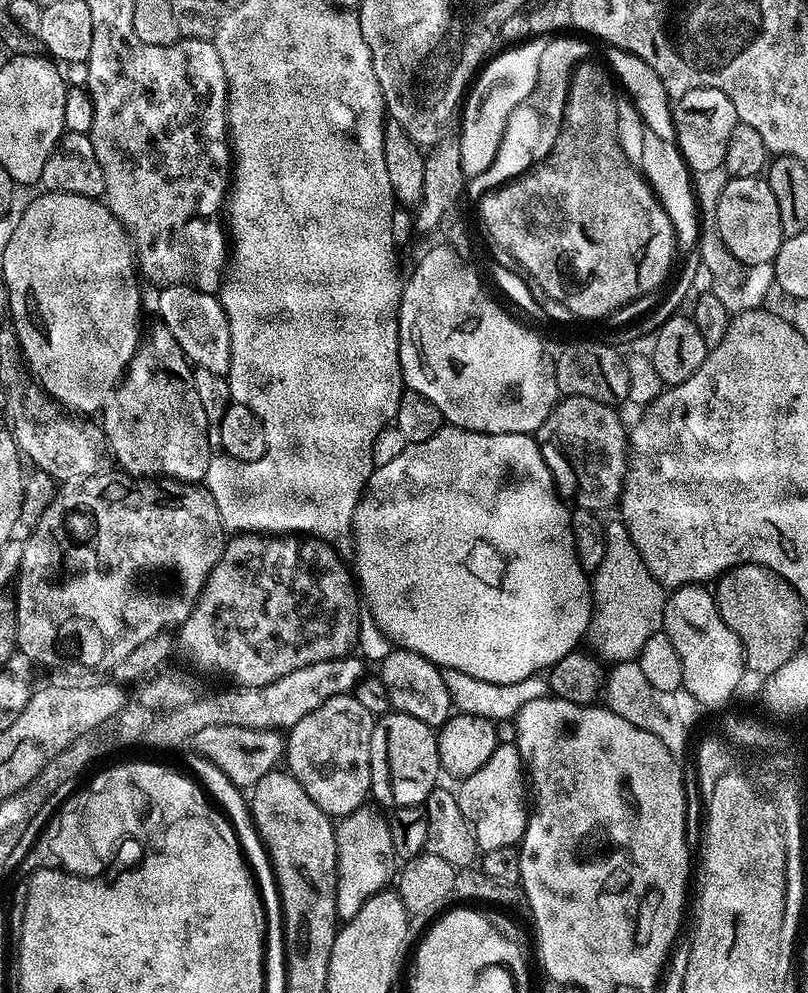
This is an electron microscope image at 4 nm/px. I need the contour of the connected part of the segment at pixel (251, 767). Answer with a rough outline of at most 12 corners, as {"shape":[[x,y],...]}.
{"shape":[[206,726],[190,741],[241,790],[281,763],[271,728]]}

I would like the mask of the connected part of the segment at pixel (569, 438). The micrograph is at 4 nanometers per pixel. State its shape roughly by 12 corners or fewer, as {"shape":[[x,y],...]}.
{"shape":[[565,396],[547,431],[588,512],[615,509],[628,434],[615,407]]}

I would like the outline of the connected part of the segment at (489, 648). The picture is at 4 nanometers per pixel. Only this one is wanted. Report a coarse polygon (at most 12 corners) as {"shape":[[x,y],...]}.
{"shape":[[445,426],[373,467],[363,607],[509,684],[592,585],[532,434]]}

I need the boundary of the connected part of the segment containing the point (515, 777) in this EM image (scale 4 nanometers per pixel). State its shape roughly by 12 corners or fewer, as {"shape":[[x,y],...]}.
{"shape":[[497,743],[455,789],[481,853],[524,837],[526,769]]}

